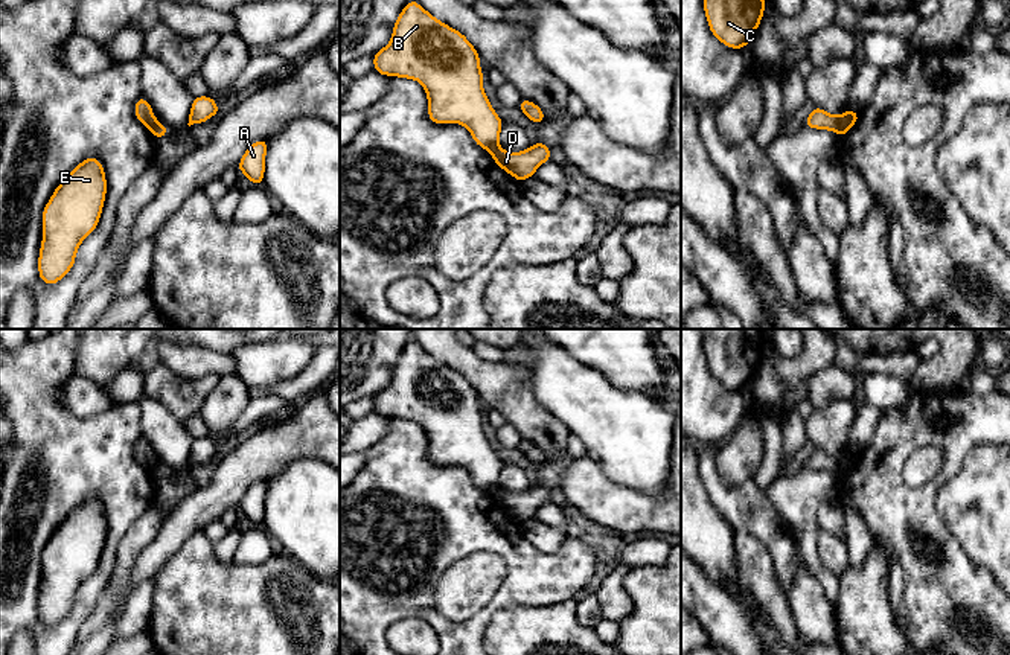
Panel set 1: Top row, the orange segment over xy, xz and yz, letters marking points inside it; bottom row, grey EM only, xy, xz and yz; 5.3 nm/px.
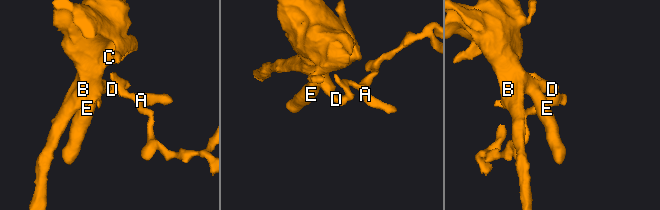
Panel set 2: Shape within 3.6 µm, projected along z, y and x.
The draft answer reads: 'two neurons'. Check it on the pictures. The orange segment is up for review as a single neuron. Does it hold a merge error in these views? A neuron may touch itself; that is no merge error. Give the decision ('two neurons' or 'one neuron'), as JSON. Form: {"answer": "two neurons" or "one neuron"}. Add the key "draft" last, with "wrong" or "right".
{"answer": "two neurons", "draft": "right"}

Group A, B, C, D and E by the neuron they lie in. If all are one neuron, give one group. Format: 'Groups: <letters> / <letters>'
Groups: A D / B C E

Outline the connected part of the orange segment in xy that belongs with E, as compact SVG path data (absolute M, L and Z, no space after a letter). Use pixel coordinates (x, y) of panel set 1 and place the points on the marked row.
M96 157L82 160L58 184L41 216L41 282L55 285L73 268L78 247L97 227L105 195L104 165Z

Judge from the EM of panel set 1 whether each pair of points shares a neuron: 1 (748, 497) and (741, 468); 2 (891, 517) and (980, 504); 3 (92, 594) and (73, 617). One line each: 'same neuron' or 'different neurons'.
1: different neurons
2: different neurons
3: same neuron

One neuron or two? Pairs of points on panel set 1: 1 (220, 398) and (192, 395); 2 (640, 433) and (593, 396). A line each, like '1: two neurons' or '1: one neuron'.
1: two neurons
2: one neuron

